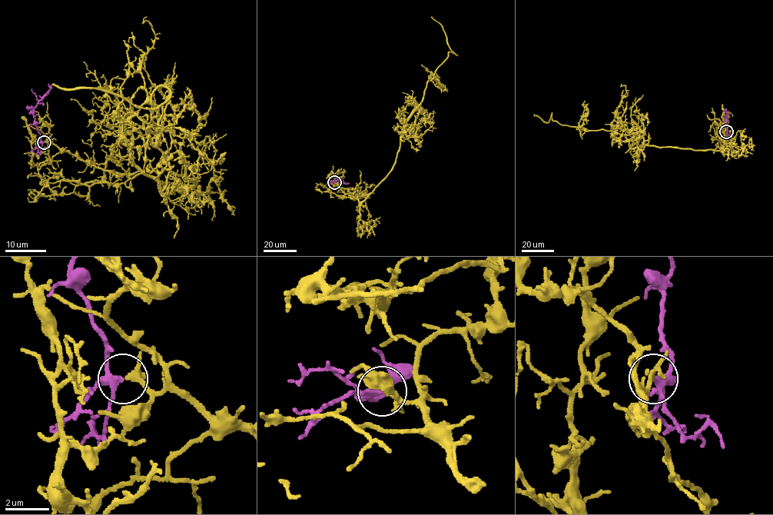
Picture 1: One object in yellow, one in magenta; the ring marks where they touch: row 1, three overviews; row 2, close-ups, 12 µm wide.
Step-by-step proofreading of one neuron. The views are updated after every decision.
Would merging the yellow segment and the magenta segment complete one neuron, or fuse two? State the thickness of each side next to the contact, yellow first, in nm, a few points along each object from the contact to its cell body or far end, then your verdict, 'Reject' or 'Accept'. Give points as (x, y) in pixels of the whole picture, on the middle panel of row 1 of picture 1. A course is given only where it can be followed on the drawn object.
Thickness 190 nm (yellow) against 220 nm. Course of yellow: (335, 182), (359, 204), (390, 170), (403, 125), (422, 100), (426, 82), (449, 52), (456, 54), (431, 17). Course of magenta: (334, 182), (348, 183). Accept

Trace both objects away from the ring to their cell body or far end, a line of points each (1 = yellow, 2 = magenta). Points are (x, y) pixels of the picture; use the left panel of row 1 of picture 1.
1: (44, 142), (163, 194), (195, 184), (152, 147), (163, 85), (168, 98), (138, 107), (52, 83)
2: (44, 142), (33, 112), (36, 103), (50, 90), (48, 83)

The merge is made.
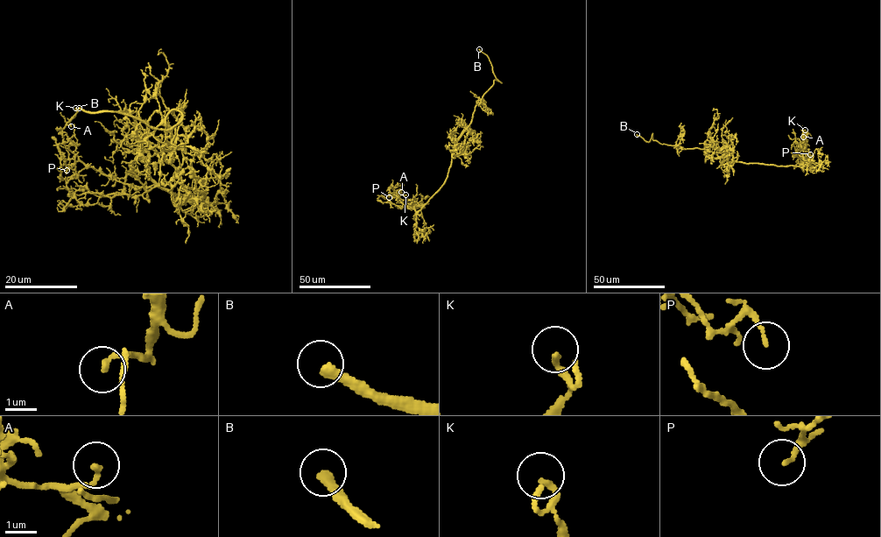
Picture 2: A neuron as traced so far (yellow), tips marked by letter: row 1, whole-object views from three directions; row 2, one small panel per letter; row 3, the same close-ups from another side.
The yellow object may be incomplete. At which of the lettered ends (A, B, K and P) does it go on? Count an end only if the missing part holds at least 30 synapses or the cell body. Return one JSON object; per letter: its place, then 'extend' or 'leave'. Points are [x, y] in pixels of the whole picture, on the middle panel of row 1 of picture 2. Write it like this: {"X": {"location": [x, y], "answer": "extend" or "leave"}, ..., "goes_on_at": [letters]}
{"A": {"location": [401, 192], "answer": "leave"}, "B": {"location": [479, 49], "answer": "extend"}, "K": {"location": [405, 194], "answer": "leave"}, "P": {"location": [389, 197], "answer": "leave"}, "goes_on_at": ["B"]}

